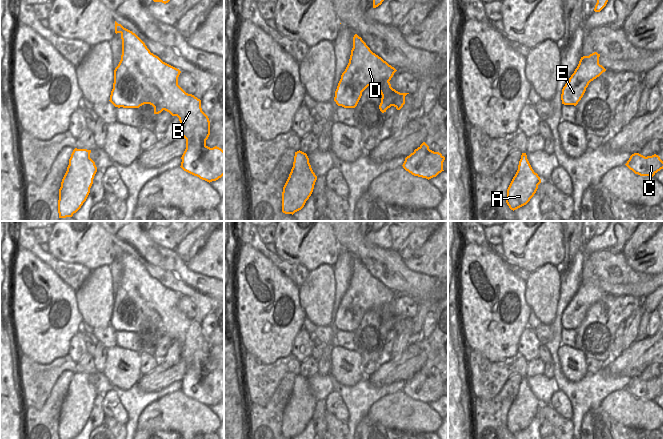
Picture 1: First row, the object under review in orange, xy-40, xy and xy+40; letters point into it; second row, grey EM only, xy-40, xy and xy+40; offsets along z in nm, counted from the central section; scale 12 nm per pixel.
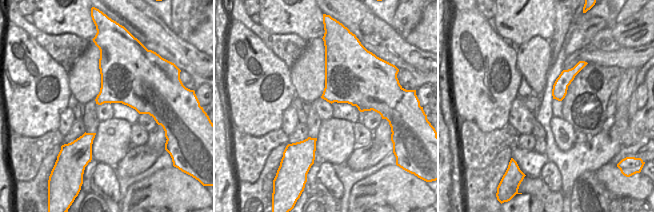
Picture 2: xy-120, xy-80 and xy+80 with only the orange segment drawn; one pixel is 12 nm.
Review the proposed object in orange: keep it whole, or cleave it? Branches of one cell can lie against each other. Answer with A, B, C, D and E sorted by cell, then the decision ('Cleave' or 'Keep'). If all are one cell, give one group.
Groups: A B C D / E. Cleave.

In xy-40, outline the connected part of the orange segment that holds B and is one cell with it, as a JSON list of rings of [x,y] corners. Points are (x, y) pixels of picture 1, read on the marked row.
[[[116,21],[115,33],[121,34],[122,55],[118,66],[114,70],[114,83],[109,101],[113,104],[118,99],[119,86],[122,81],[139,80],[139,92],[134,97],[137,100],[132,102],[137,108],[144,104],[150,104],[154,107],[154,114],[159,114],[165,110],[172,116],[179,118],[181,123],[179,132],[186,139],[186,149],[181,157],[180,167],[209,183],[221,178],[224,175],[224,151],[217,146],[210,148],[206,145],[206,140],[210,135],[209,118],[202,111],[201,100],[192,94],[186,93],[178,85],[178,77],[181,71],[151,53],[135,33],[124,28]]]

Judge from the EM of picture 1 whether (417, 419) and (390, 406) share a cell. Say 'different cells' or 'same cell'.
same cell

